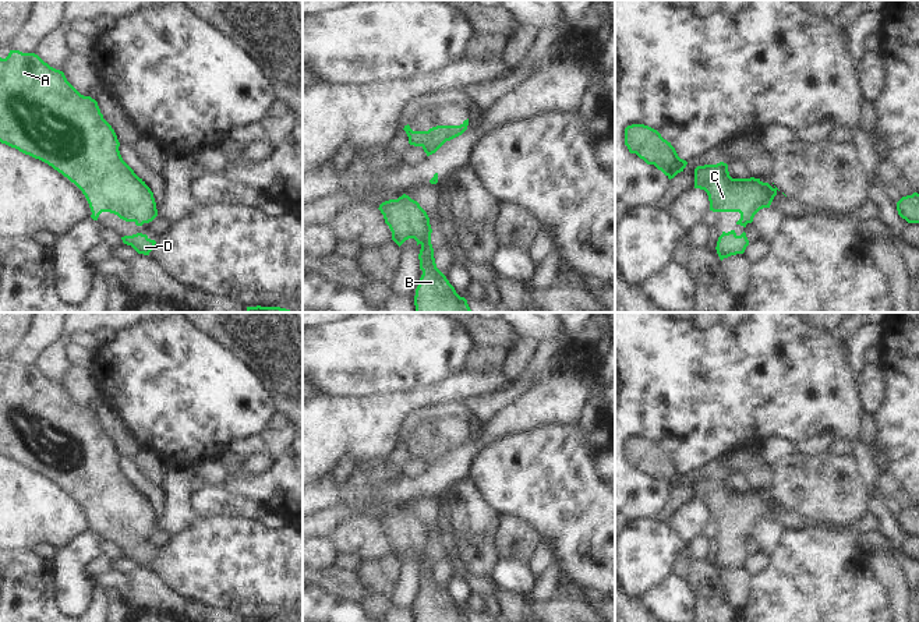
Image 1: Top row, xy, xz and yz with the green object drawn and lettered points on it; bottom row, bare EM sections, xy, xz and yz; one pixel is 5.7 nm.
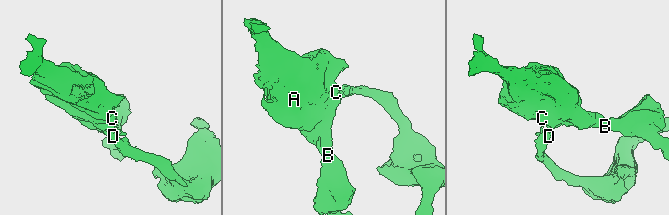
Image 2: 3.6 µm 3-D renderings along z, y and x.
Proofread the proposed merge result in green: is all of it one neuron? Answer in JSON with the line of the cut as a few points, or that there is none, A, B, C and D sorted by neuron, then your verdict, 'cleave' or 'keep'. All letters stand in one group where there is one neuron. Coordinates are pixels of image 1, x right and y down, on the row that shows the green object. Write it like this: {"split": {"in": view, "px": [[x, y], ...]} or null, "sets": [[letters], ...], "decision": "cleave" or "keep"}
{"split": null, "sets": [["A", "B", "C", "D"]], "decision": "keep"}

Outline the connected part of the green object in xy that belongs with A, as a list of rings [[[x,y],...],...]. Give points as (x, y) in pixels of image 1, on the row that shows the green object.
[[[10,50],[6,59],[0,57],[0,142],[47,163],[74,183],[85,195],[93,220],[98,220],[102,212],[110,212],[142,226],[158,216],[153,192],[123,160],[117,135],[103,119],[98,102],[81,95],[63,71],[50,67],[35,53]]]

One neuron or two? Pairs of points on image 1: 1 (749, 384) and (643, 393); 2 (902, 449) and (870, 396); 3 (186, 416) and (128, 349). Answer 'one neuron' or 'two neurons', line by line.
1: one neuron
2: two neurons
3: one neuron

